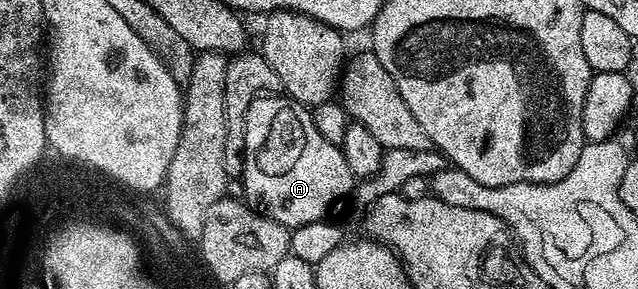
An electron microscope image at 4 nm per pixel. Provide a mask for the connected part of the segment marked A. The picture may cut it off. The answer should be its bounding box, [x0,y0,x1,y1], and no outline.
[243,95,354,230]

